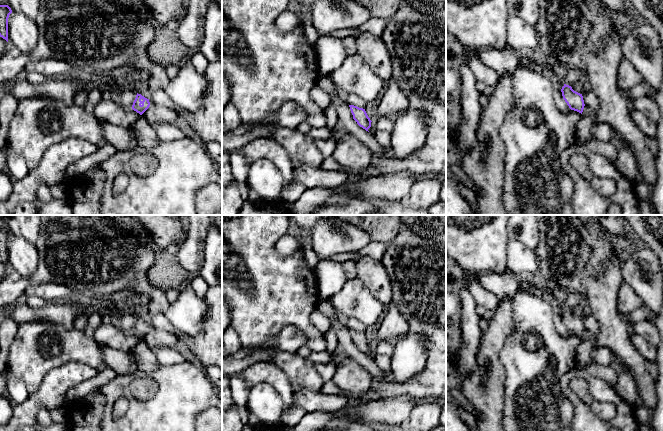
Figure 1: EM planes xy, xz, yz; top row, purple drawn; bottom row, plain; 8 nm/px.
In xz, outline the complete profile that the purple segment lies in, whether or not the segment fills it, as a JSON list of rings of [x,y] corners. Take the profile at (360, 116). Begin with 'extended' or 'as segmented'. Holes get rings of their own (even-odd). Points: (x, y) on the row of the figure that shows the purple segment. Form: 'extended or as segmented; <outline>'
extended; [[[349,105],[351,113],[353,115],[353,119],[357,122],[357,124],[365,129],[366,131],[369,131],[371,134],[374,134],[376,131],[375,127],[371,127],[371,120],[368,117],[365,109],[359,108],[354,105]]]

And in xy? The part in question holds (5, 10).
as segmented; [[[0,5],[0,37],[8,42],[8,18],[12,13],[8,5]]]

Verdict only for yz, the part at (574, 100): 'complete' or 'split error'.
complete

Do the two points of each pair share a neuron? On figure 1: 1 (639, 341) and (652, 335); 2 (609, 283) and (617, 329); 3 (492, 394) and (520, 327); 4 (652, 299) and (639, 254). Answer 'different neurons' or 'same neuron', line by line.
1: different neurons
2: same neuron
3: different neurons
4: same neuron

